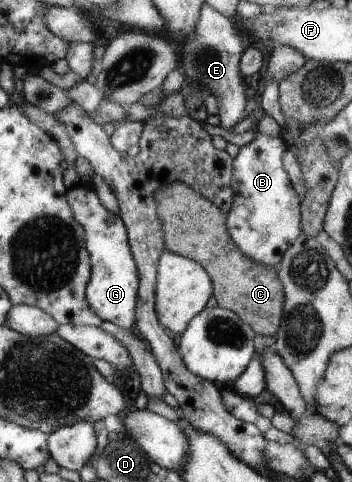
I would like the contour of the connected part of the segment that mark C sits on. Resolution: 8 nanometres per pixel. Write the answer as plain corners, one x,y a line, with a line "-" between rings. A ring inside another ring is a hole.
175,182
155,194
160,202
167,250
199,262
213,279
213,296
218,306
233,310
253,330
264,336
276,336
284,318
284,287
276,267
265,266
249,258
237,246
227,224
227,214
196,189

